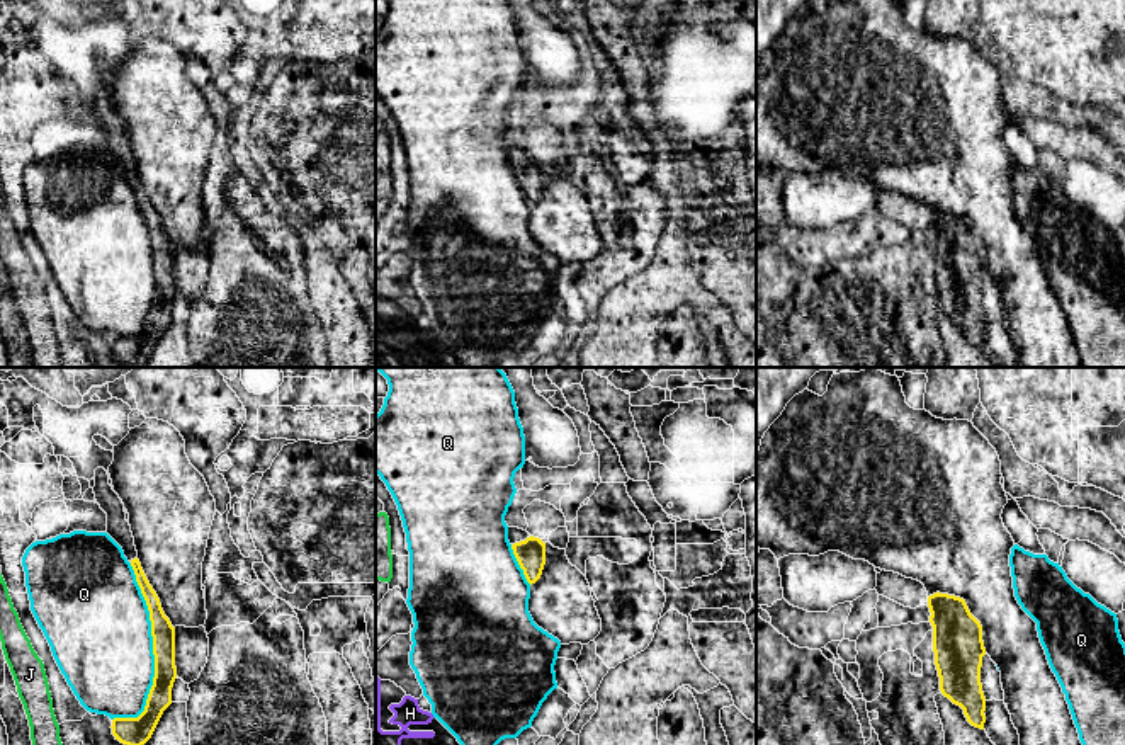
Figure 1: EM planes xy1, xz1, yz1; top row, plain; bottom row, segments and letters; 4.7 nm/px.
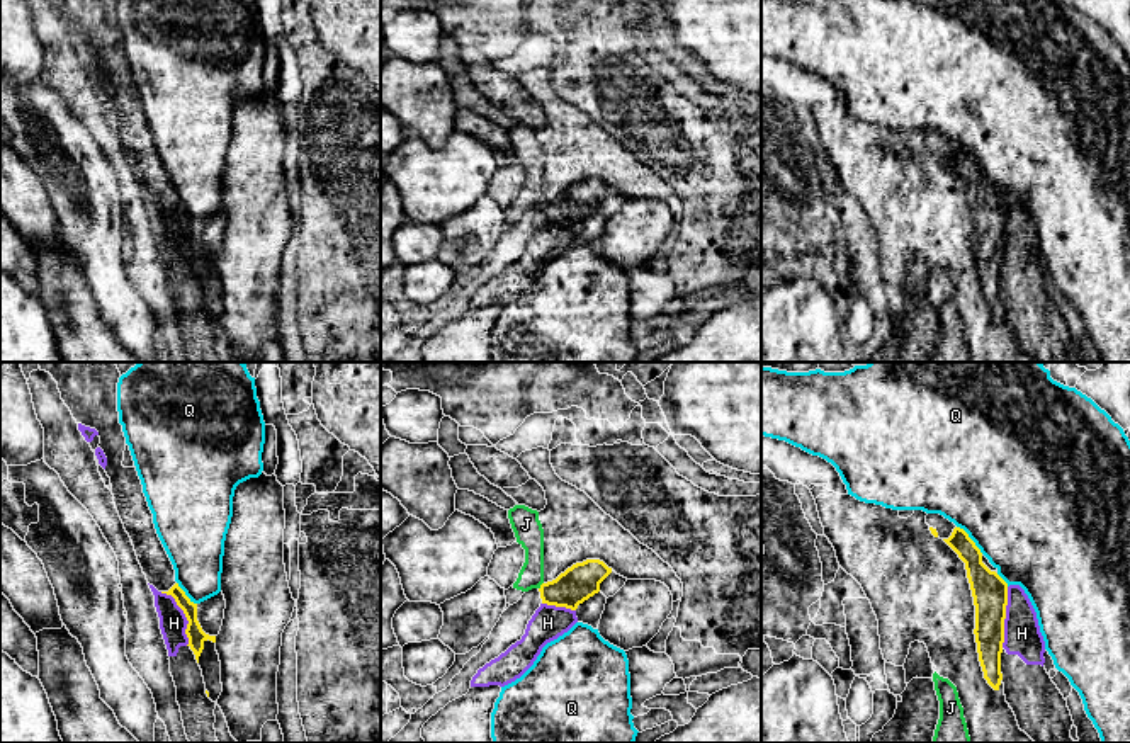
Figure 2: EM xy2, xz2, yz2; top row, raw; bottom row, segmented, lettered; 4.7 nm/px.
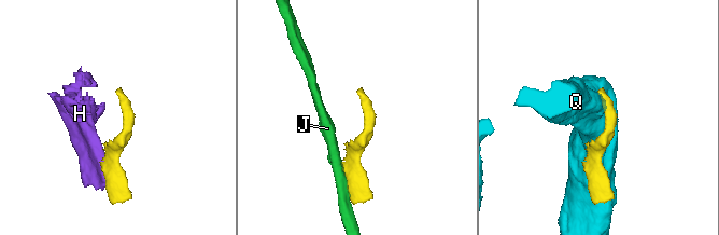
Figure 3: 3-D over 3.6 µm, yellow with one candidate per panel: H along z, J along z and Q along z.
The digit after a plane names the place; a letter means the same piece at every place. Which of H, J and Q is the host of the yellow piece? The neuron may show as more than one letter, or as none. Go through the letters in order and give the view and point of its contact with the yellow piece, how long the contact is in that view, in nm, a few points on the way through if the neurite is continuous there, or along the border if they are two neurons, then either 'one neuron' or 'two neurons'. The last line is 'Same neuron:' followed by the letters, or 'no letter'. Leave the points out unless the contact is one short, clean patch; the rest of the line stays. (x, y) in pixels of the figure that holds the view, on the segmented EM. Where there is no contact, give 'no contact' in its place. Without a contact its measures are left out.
H: meets yellow in xy2 at (186, 616); contact 280 nm long; border along xy2 (160, 592), (169, 594), (182, 611), (187, 621), (187, 645); two neurons
J: meets yellow in xz2 at (541, 585); contact 40 nm long; border along xz2 (542, 582), (539, 589); two neurons
Q: meets yellow in xy1 at (153, 652); contact 750 nm long; two neurons
Same neuron: no letter

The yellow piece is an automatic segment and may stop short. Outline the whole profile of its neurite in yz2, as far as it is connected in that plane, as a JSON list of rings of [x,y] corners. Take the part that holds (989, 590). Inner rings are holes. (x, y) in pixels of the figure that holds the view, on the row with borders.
[[[928,513],[926,524],[935,537],[943,539],[965,563],[975,605],[975,643],[979,661],[987,683],[999,690],[1001,653],[1004,643],[1004,619],[1008,583],[997,575],[969,534],[940,513]]]

